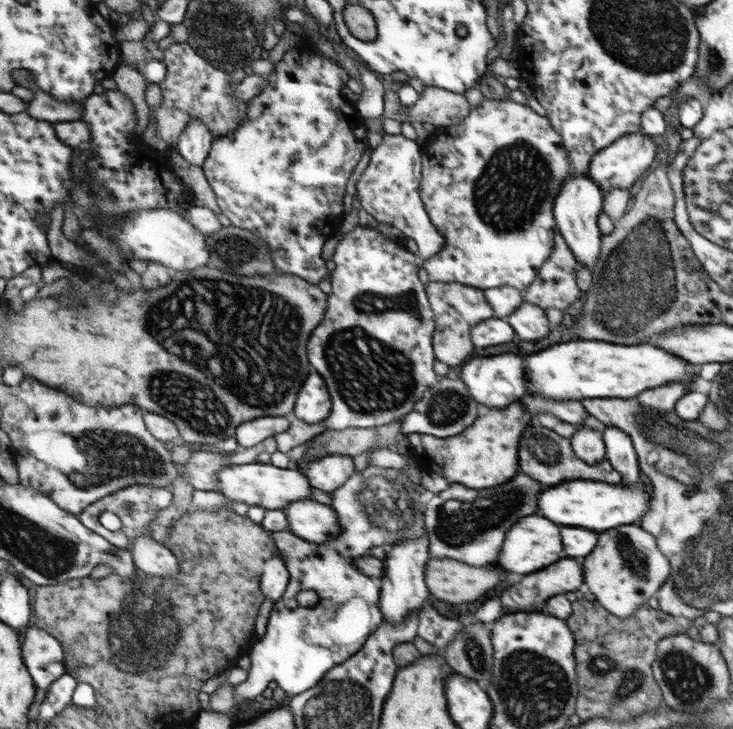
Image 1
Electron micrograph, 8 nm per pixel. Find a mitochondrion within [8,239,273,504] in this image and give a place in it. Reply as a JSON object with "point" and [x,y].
{"point":[100,457]}

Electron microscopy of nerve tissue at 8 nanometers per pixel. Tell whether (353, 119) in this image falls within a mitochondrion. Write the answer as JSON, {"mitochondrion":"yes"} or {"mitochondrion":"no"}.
{"mitochondrion":"no"}

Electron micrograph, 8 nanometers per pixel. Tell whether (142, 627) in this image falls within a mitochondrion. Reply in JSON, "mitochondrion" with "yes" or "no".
{"mitochondrion":"yes"}

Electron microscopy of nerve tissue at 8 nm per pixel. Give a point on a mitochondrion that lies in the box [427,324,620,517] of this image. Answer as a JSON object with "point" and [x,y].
{"point":[544,447]}

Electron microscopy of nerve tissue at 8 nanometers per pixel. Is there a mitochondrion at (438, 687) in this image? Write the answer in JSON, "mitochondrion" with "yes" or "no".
{"mitochondrion":"no"}

